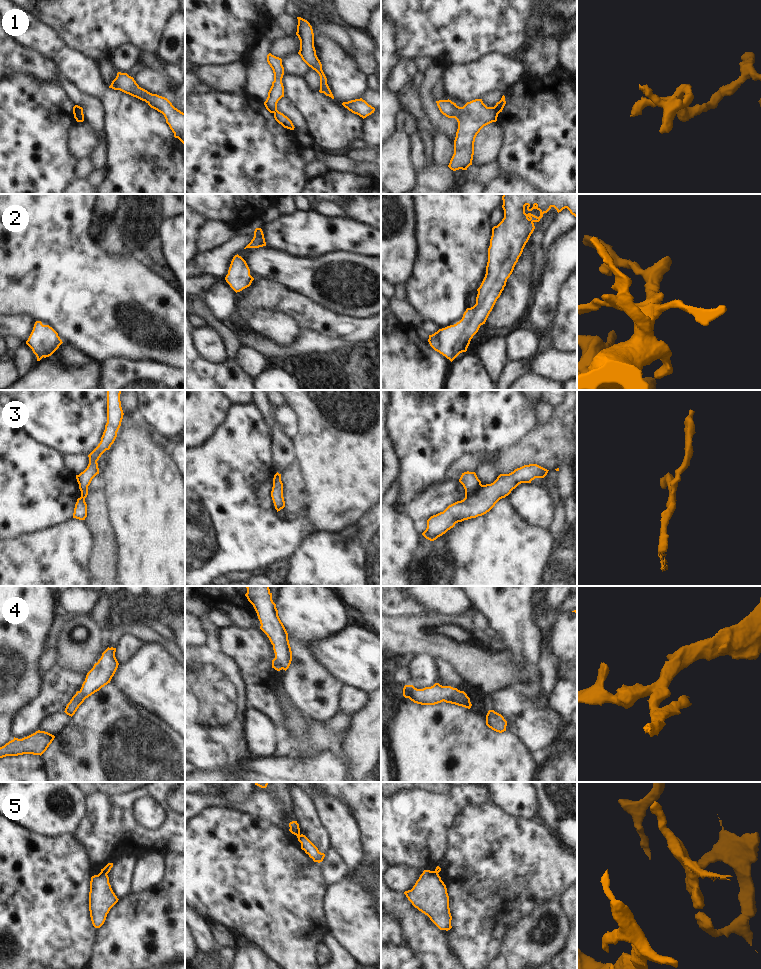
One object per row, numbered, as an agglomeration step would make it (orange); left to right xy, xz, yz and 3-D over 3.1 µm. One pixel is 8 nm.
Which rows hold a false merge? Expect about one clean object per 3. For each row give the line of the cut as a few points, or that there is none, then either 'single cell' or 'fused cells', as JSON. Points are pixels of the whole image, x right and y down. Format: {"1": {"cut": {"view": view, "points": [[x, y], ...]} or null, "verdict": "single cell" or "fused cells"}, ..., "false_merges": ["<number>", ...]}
{"1": {"cut": {"view": "yz", "points": [[493, 107], [497, 114]]}, "verdict": "fused cells"}, "2": {"cut": null, "verdict": "single cell"}, "3": {"cut": {"view": "yz", "points": [[482, 485], [471, 496], [465, 498]]}, "verdict": "fused cells"}, "4": {"cut": {"view": "yz", "points": [[459, 690], [444, 701]]}, "verdict": "fused cells"}, "5": {"cut": {"view": "xy", "points": [[101, 870], [106, 874]]}, "verdict": "fused cells"}, "false_merges": ["1", "3", "4", "5"]}

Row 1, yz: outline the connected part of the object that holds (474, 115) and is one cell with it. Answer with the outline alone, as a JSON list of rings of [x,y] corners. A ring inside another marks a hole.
[[[475,99],[459,107],[451,100],[436,101],[440,112],[448,118],[455,118],[458,129],[454,140],[454,154],[448,167],[453,170],[467,170],[472,165],[474,142],[480,130],[497,121],[494,107],[487,107],[482,99]]]

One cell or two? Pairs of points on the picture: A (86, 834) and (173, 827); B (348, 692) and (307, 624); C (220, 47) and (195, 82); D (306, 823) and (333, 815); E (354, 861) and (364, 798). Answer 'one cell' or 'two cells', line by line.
A: one cell
B: two cells
C: two cells
D: two cells
E: two cells

